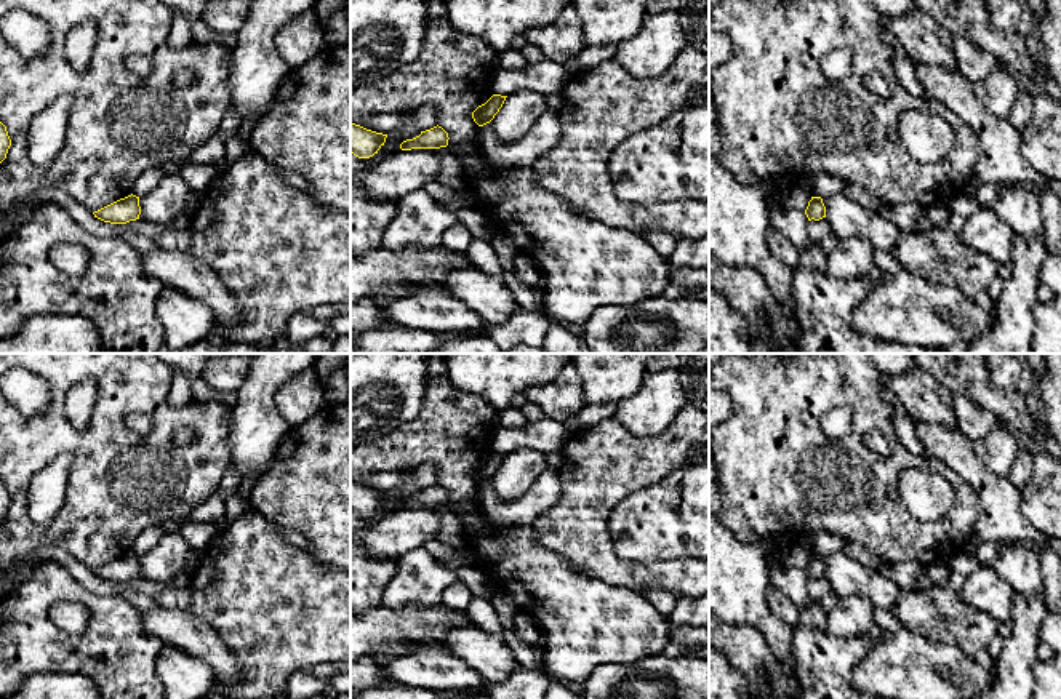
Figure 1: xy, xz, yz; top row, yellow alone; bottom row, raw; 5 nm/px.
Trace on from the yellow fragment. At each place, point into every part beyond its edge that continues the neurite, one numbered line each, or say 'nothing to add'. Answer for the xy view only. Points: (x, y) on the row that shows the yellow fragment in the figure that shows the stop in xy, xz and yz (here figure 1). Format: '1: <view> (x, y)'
nothing to add

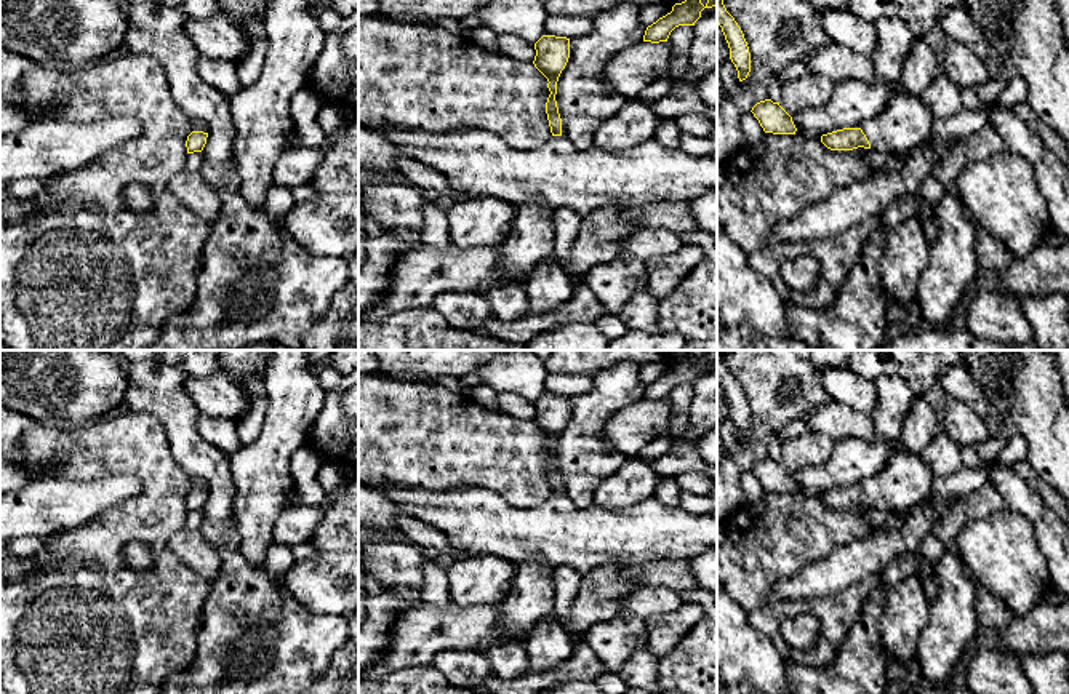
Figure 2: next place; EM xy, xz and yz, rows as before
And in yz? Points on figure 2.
1: yz (906, 122)

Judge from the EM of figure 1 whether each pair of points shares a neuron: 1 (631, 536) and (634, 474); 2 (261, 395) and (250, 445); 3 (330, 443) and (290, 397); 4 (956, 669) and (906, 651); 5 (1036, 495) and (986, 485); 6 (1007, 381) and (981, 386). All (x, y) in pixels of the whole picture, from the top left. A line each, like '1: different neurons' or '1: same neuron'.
1: different neurons
2: same neuron
3: different neurons
4: same neuron
5: different neurons
6: different neurons

